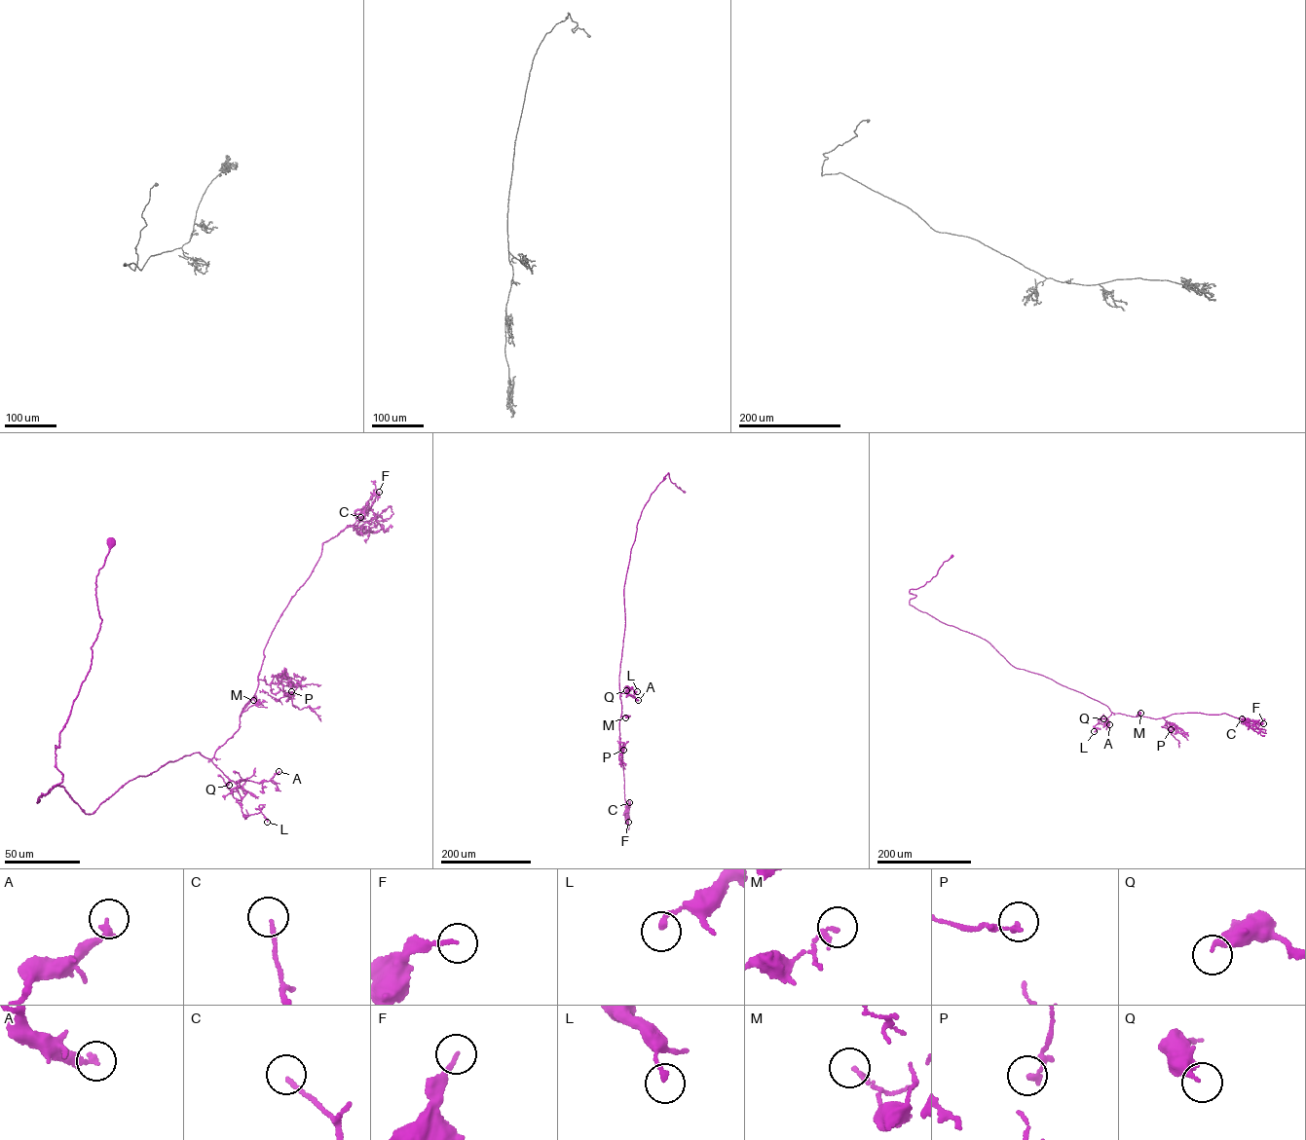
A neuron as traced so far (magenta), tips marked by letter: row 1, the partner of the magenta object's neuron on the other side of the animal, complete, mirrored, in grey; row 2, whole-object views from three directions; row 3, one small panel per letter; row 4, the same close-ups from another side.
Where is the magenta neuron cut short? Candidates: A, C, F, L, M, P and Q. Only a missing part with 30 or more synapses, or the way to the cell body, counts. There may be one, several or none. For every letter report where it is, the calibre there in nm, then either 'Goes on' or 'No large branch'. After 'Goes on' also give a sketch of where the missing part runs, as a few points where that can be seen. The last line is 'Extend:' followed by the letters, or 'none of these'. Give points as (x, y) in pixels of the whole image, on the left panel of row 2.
A: Place: (279, 771). Thickness 220 nm. No large branch
C: Place: (360, 517). Thickness 140 nm. No large branch
F: Place: (379, 492). Thickness 140 nm. No large branch
L: Place: (267, 822). Thickness 190 nm. No large branch
M: Place: (253, 700). Thickness 160 nm. No large branch
P: Place: (291, 691). Thickness 190 nm. No large branch
Q: Place: (229, 785). Thickness 280 nm. No large branch
Extend: none of these

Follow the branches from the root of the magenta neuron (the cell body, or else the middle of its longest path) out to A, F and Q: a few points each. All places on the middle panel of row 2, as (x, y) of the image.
A: (684, 492), (671, 482), (668, 472), (642, 510), (631, 549), (623, 587), (619, 687), (620, 693), (638, 700)
F: (684, 492), (671, 482), (668, 472), (651, 495), (637, 524), (623, 587), (619, 738), (628, 822)
Q: (684, 492), (668, 472), (637, 524), (623, 591), (619, 687), (620, 693), (626, 690)

